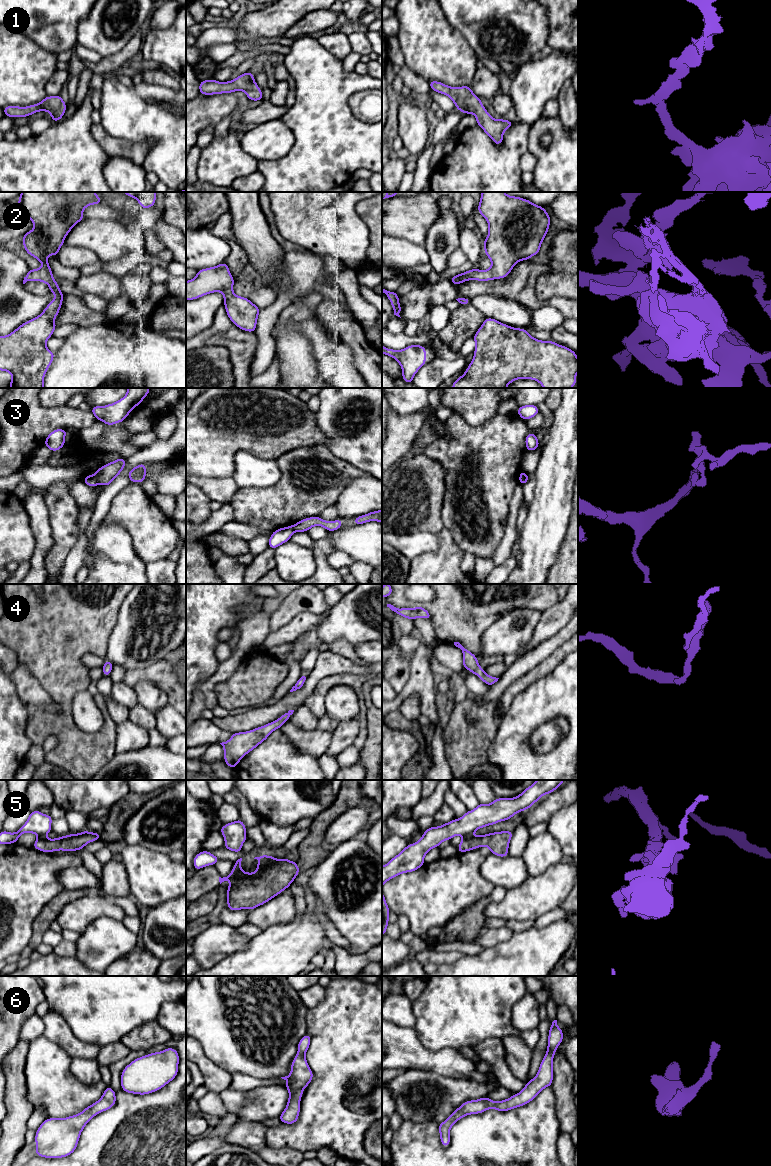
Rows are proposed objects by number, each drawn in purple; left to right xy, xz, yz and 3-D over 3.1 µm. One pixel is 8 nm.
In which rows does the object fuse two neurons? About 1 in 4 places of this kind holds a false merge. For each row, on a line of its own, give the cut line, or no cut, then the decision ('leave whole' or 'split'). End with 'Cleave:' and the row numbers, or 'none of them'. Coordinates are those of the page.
1: no cut; leave whole
2: no cut; leave whole
3: cut in xy along (94, 474), (98, 483); split
4: no cut; leave whole
5: cut in xy along (38, 836), (44, 837); split
6: no cut; leave whole
Cleave: 3, 5

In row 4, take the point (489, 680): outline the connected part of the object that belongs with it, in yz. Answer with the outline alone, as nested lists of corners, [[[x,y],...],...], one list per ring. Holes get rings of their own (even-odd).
[[[453,640],[451,645],[460,648],[463,653],[463,669],[469,670],[471,673],[477,675],[488,686],[495,684],[499,678],[489,676],[485,673],[478,663],[477,657],[468,651],[461,642]]]

